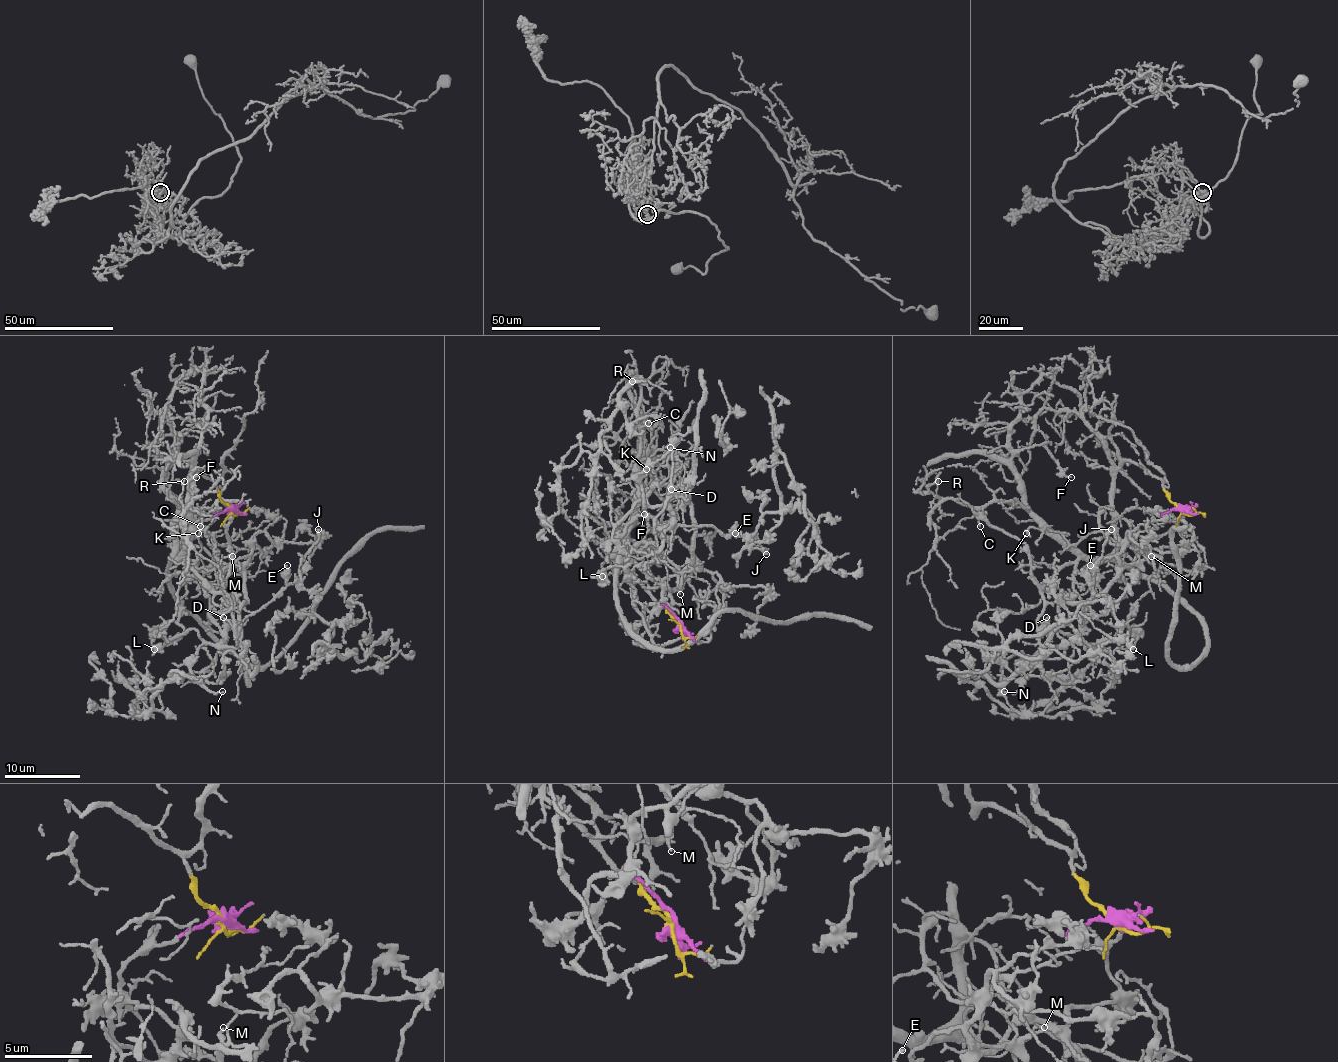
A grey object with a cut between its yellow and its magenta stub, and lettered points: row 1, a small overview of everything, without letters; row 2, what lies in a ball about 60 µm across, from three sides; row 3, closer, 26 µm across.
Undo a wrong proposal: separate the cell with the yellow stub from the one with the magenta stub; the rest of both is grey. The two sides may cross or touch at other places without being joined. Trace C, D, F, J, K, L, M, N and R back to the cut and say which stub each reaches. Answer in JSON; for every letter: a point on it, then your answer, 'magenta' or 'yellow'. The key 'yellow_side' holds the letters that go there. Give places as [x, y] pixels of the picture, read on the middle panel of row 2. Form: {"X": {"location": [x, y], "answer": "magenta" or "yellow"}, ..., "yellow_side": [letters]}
{"C": {"location": [648, 423], "answer": "yellow"}, "D": {"location": [671, 489], "answer": "magenta"}, "F": {"location": [644, 514], "answer": "yellow"}, "J": {"location": [766, 554], "answer": "magenta"}, "K": {"location": [646, 469], "answer": "yellow"}, "L": {"location": [602, 576], "answer": "magenta"}, "M": {"location": [680, 594], "answer": "magenta"}, "N": {"location": [670, 447], "answer": "magenta"}, "R": {"location": [632, 381], "answer": "yellow"}, "yellow_side": ["C", "F", "K", "R"]}

